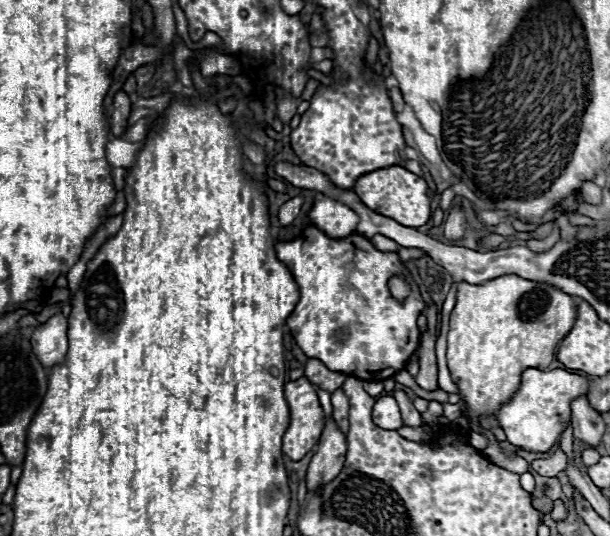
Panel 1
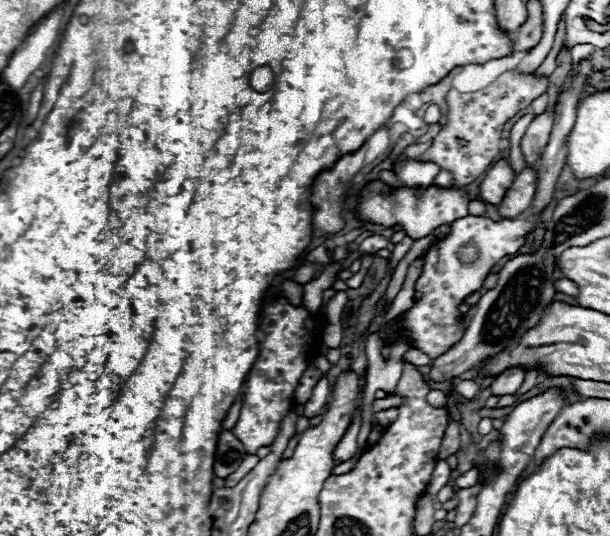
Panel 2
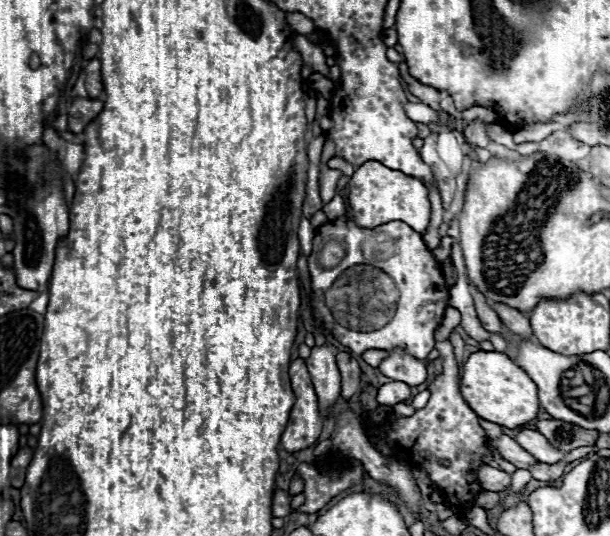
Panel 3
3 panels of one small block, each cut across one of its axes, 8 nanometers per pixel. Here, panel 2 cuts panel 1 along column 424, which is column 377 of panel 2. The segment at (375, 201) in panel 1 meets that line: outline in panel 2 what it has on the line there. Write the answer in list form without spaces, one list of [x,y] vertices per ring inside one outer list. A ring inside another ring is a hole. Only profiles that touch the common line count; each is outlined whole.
[[[372,182],[370,186],[366,186],[366,190],[362,192],[362,202],[358,206],[358,218],[388,228],[394,224],[402,224],[408,236],[414,240],[434,232],[434,228],[438,228],[440,224],[450,224],[458,218],[468,216],[468,196],[464,190],[454,190],[454,188],[440,190],[436,186],[430,186],[422,192],[402,188],[402,190],[394,190],[392,194],[382,194],[384,190],[390,188],[382,182]]]

